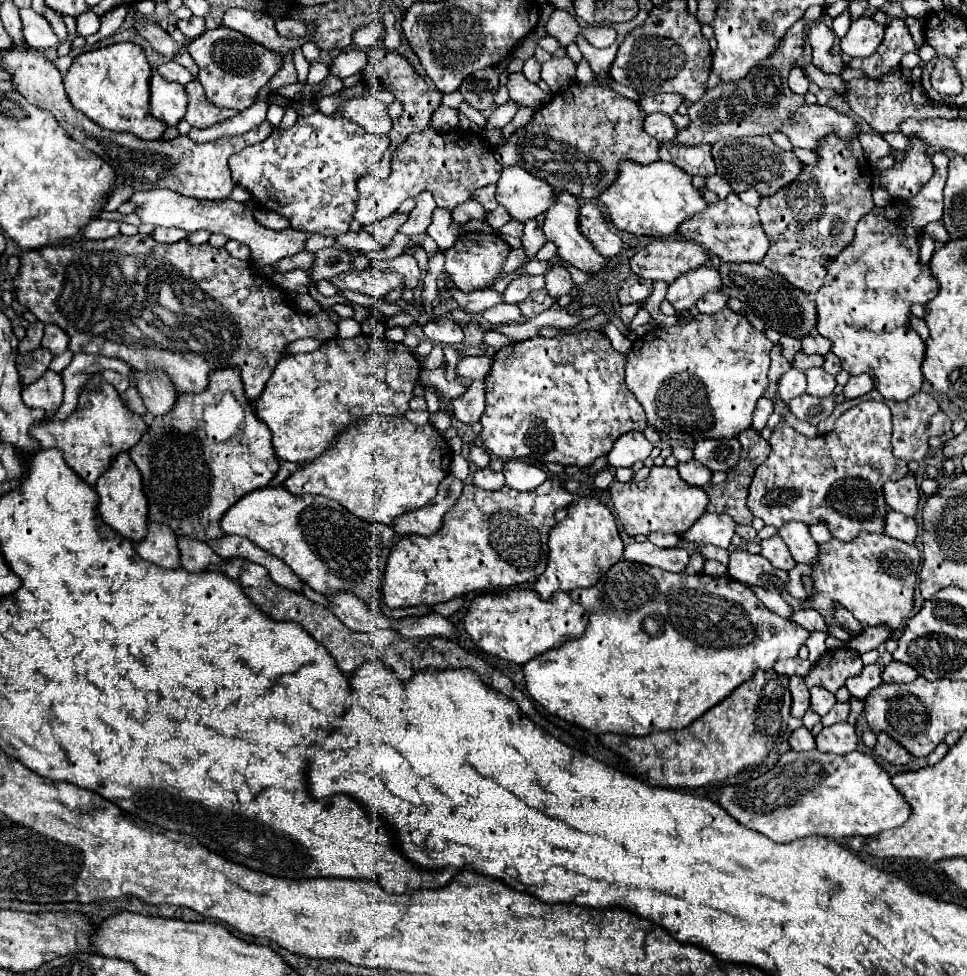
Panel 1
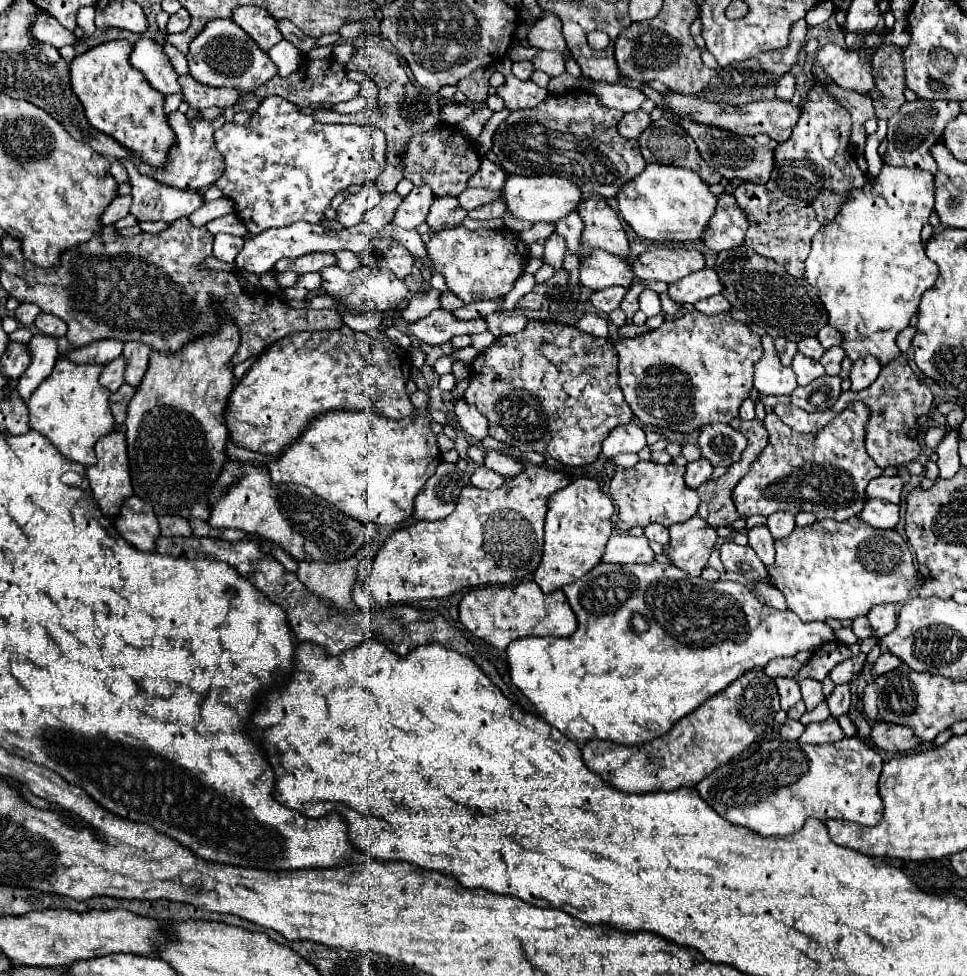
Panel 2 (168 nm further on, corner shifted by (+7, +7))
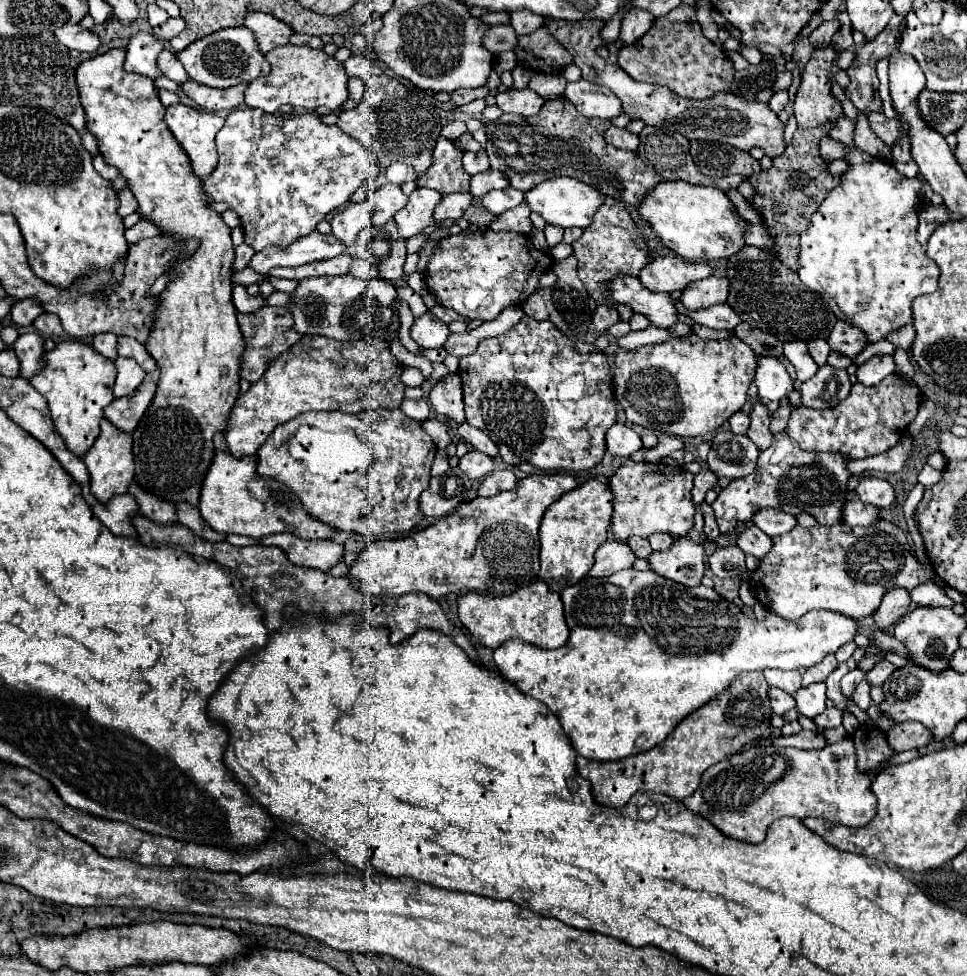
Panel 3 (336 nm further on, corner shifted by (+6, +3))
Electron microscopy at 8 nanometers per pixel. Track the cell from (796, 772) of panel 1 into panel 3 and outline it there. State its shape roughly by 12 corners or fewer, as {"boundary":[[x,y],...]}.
{"boundary":[[854,741],[752,747],[682,803],[762,843],[780,817],[876,817]]}

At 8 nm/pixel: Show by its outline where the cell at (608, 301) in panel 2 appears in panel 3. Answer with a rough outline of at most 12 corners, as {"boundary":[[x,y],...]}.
{"boundary":[[598,305],[590,331],[604,333],[618,321],[618,311]]}

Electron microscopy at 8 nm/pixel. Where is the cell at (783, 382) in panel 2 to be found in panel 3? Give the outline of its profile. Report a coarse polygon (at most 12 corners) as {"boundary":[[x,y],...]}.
{"boundary":[[760,357],[754,383],[764,401],[780,401],[794,381],[776,357]]}

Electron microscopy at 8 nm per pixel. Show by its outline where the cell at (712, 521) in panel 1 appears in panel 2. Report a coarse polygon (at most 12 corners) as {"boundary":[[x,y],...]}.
{"boundary":[[695,515],[671,525],[667,559],[701,575],[717,531]]}

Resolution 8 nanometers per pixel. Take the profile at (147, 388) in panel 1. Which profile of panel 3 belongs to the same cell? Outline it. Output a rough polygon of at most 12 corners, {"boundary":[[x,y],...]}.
{"boundary":[[132,337],[118,339],[118,353],[136,359],[148,375],[156,371],[146,347]]}

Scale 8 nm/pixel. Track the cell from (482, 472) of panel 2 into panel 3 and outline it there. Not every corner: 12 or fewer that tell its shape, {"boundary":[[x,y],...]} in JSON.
{"boundary":[[512,469],[494,471],[480,483],[480,497],[516,487]]}

